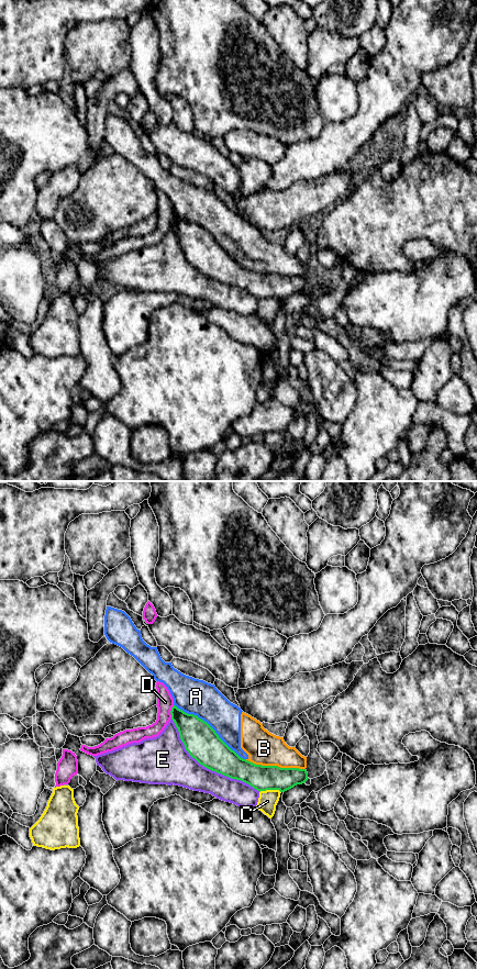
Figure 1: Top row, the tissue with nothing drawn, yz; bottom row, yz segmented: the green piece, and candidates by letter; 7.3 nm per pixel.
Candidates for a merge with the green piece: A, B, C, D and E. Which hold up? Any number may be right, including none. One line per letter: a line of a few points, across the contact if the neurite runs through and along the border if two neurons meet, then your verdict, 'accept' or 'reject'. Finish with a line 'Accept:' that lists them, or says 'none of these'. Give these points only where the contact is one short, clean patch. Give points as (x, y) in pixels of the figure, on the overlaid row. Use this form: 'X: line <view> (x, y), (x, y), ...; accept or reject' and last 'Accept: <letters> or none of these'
A: reject
B: reject
C: reject
D: line yz (174, 705), (170, 711), (170, 717); reject
E: reject
Accept: none of these

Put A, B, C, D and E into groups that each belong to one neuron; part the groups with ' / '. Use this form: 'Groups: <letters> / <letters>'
Groups: A B / C / D / E

